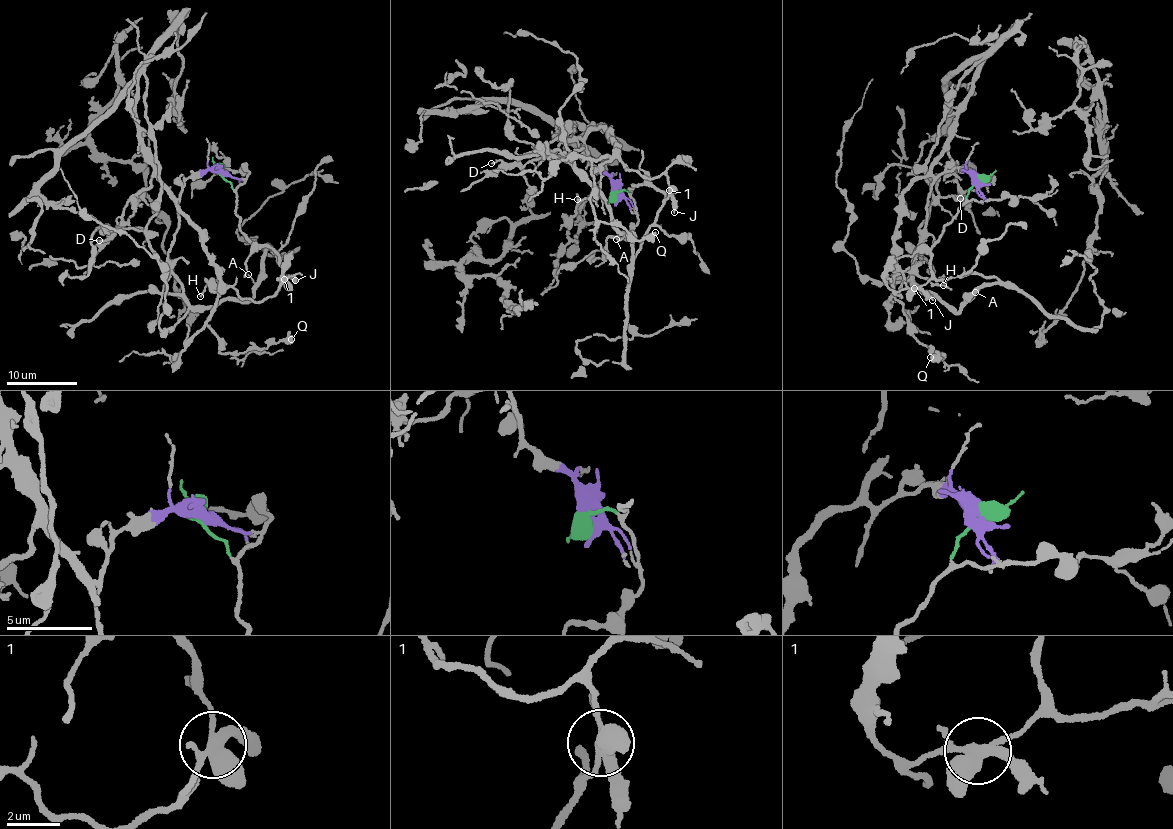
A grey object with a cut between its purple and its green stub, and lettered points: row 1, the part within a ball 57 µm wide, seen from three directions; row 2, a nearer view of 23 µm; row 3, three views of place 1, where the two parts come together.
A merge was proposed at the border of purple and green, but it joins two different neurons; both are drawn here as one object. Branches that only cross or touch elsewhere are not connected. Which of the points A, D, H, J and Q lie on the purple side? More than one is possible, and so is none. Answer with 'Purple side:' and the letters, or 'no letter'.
Purple side: D, H, J, Q

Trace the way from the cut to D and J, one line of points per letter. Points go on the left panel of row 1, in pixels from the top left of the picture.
D: (219, 170), (193, 174), (177, 198), (155, 177), (146, 188), (128, 202), (121, 226), (108, 240), (100, 241)
J: (219, 170), (193, 174), (175, 203), (216, 277), (260, 301), (295, 279)

